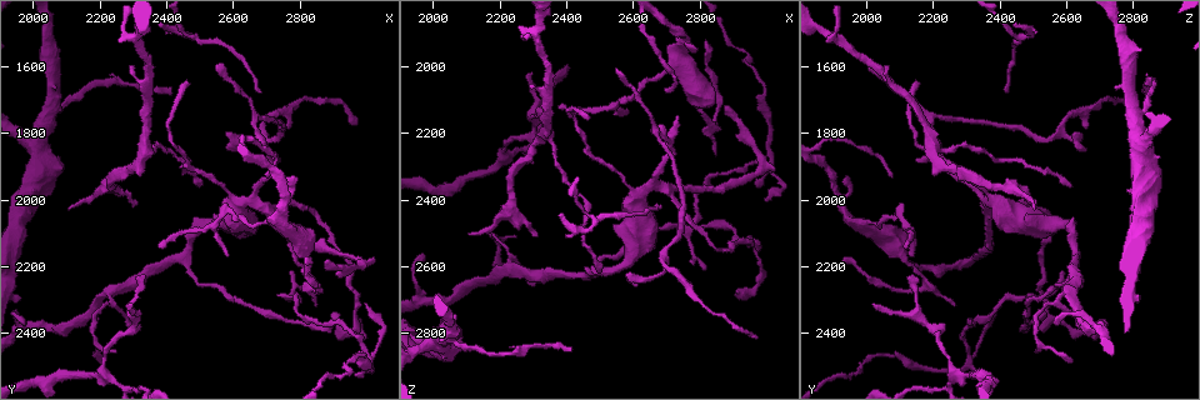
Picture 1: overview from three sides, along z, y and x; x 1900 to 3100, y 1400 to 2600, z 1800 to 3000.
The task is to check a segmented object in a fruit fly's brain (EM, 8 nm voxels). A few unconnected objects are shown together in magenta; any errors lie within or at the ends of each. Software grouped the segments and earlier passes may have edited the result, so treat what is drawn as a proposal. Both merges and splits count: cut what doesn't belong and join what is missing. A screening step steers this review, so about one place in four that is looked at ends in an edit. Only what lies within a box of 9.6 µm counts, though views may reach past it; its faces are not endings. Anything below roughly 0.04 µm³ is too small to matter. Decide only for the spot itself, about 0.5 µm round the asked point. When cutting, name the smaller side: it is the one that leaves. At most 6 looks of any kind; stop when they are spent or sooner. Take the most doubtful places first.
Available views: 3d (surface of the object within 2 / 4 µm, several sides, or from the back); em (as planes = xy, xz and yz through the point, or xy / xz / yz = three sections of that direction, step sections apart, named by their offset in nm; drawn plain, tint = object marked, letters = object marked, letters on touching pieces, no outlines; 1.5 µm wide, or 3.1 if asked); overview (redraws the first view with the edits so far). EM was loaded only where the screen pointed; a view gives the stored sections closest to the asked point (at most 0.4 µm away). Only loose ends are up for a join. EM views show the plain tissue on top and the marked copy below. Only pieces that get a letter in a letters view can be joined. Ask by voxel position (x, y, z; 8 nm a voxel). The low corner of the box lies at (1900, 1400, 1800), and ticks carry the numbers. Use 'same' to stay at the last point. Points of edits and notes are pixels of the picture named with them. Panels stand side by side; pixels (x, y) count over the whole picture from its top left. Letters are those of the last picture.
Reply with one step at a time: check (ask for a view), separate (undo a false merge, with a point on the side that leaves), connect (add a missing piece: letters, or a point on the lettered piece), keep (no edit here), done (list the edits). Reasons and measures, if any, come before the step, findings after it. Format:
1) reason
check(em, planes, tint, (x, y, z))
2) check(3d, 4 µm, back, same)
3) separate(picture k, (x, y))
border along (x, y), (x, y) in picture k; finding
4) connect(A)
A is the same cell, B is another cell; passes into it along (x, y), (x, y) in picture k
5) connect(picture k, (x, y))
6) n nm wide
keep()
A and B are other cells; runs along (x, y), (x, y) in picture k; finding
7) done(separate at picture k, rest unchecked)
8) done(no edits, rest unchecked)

branch stops here
check(3d, 2 µm, (2300, 2320, 2020))

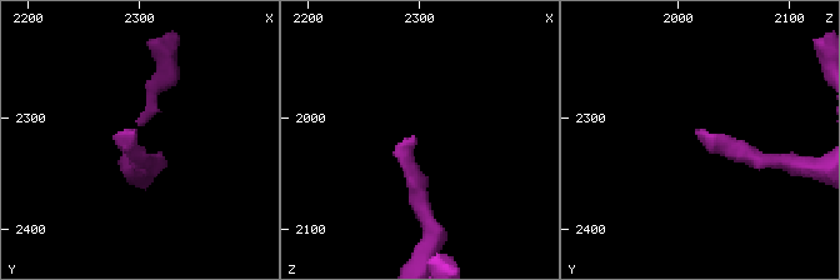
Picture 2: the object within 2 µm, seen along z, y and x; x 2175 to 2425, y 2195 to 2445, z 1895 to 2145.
need the tissue
check(em, planes, letters, (2296, 2314, 2016))

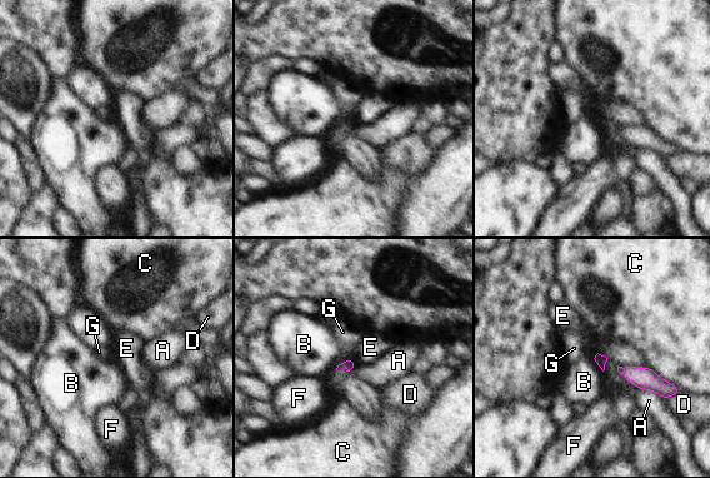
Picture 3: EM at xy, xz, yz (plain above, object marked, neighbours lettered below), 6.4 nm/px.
A touches over 380 nm
connect(G)
G is the same cell, A, B, C, D, E and F are other cells; it goes on there

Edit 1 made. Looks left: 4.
side arm on a straight run
check(em, xz, step 8, tint, (2460, 2160, 2620))

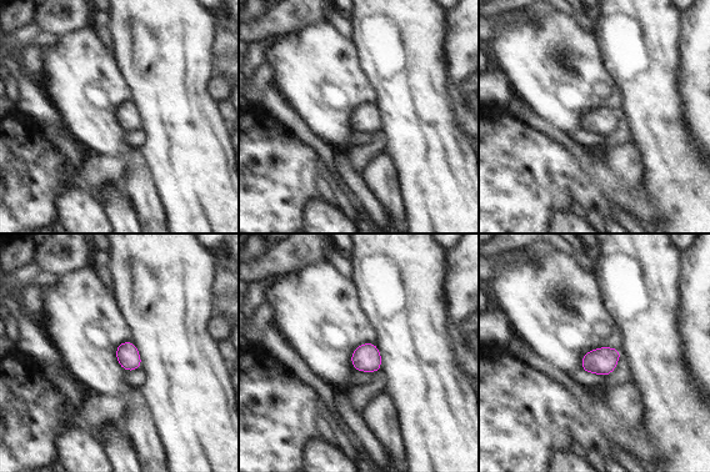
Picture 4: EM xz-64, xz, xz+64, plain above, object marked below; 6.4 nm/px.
cut it another way
check(em, planes, letters, same)

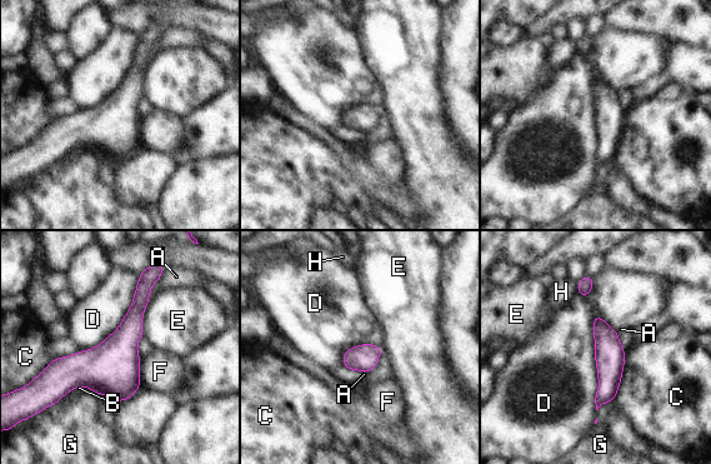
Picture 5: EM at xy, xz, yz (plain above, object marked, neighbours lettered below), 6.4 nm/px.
keep()
A, B, C, D, E, F, G and H are other cells; border along (596, 313), (595, 409) in picture 5; one cell here

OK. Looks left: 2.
done(connect at picture 3, rest unchecked)

